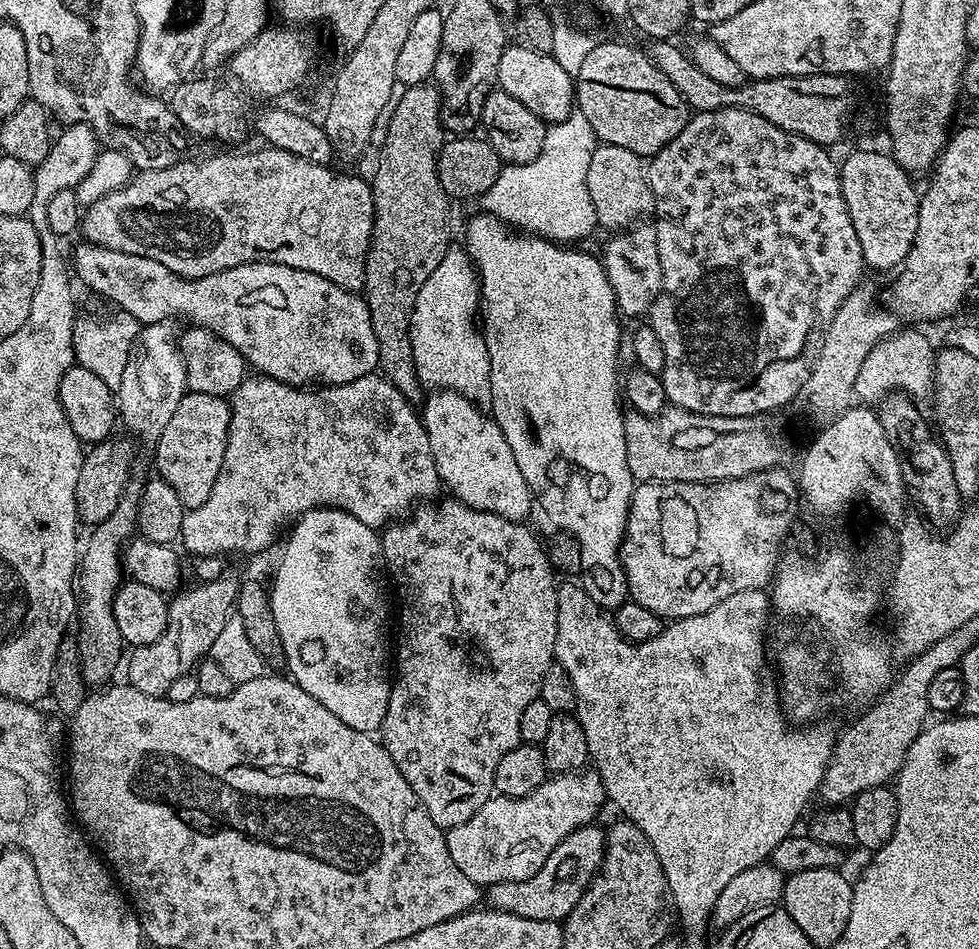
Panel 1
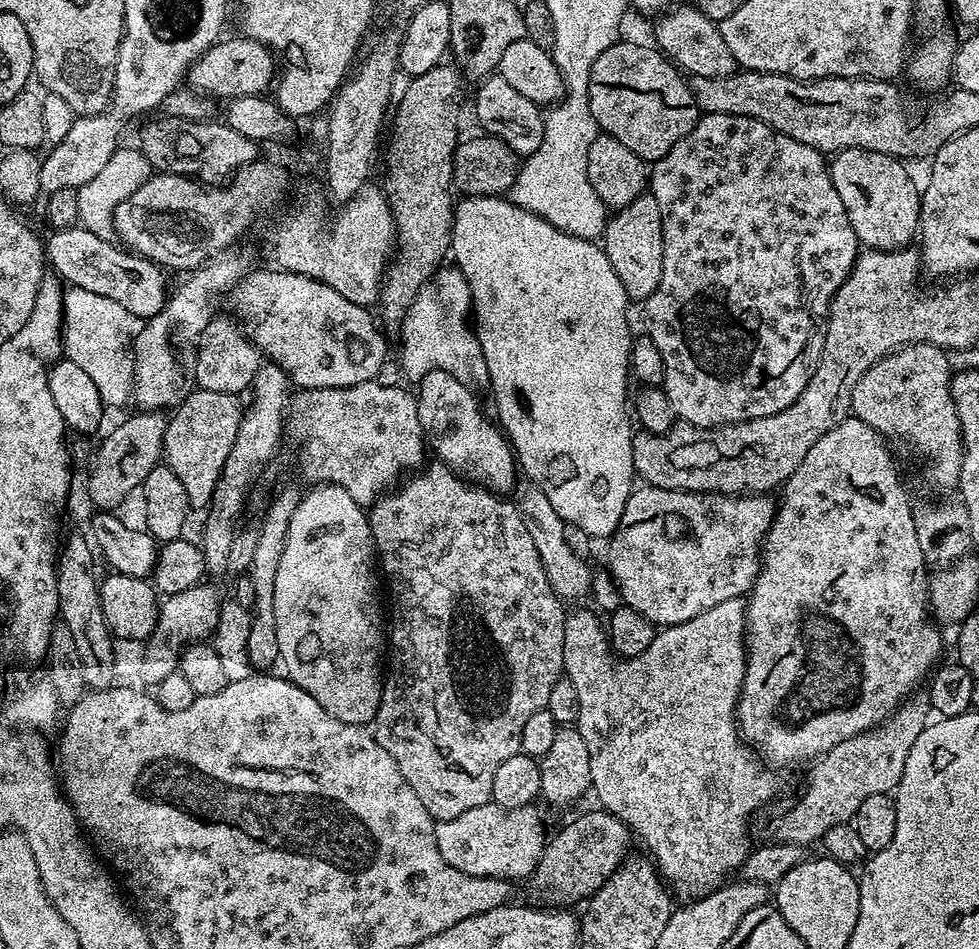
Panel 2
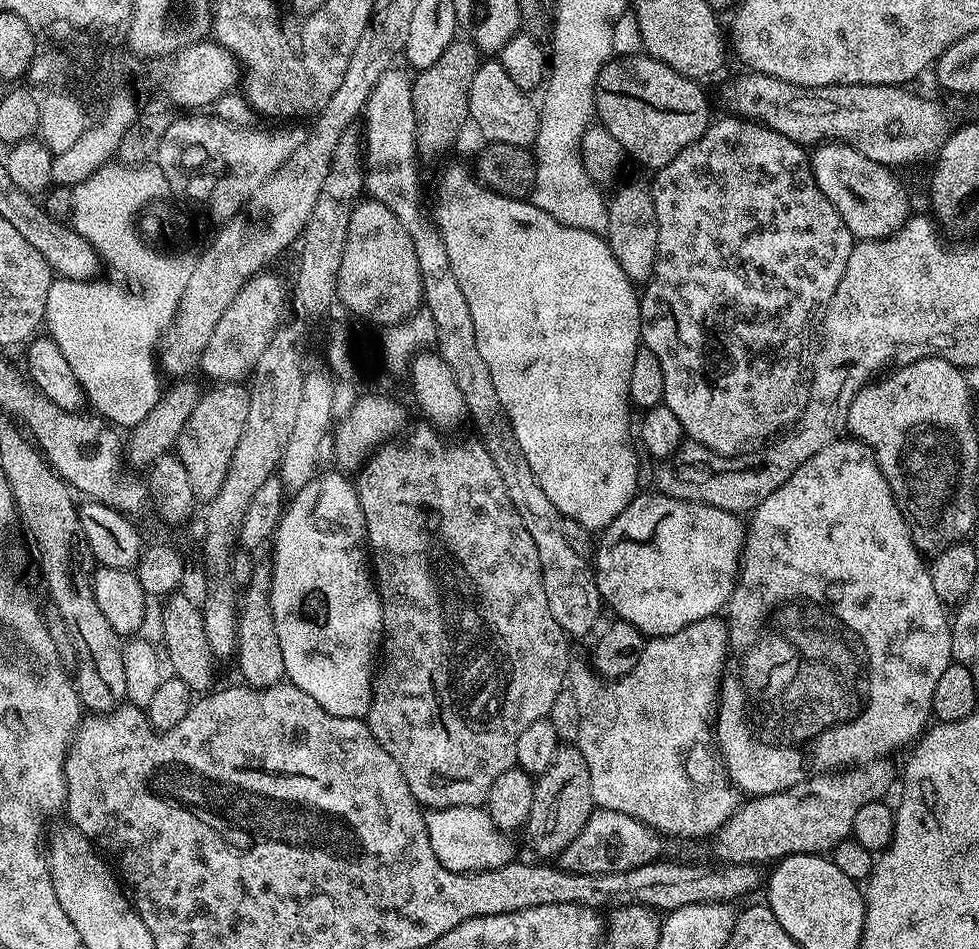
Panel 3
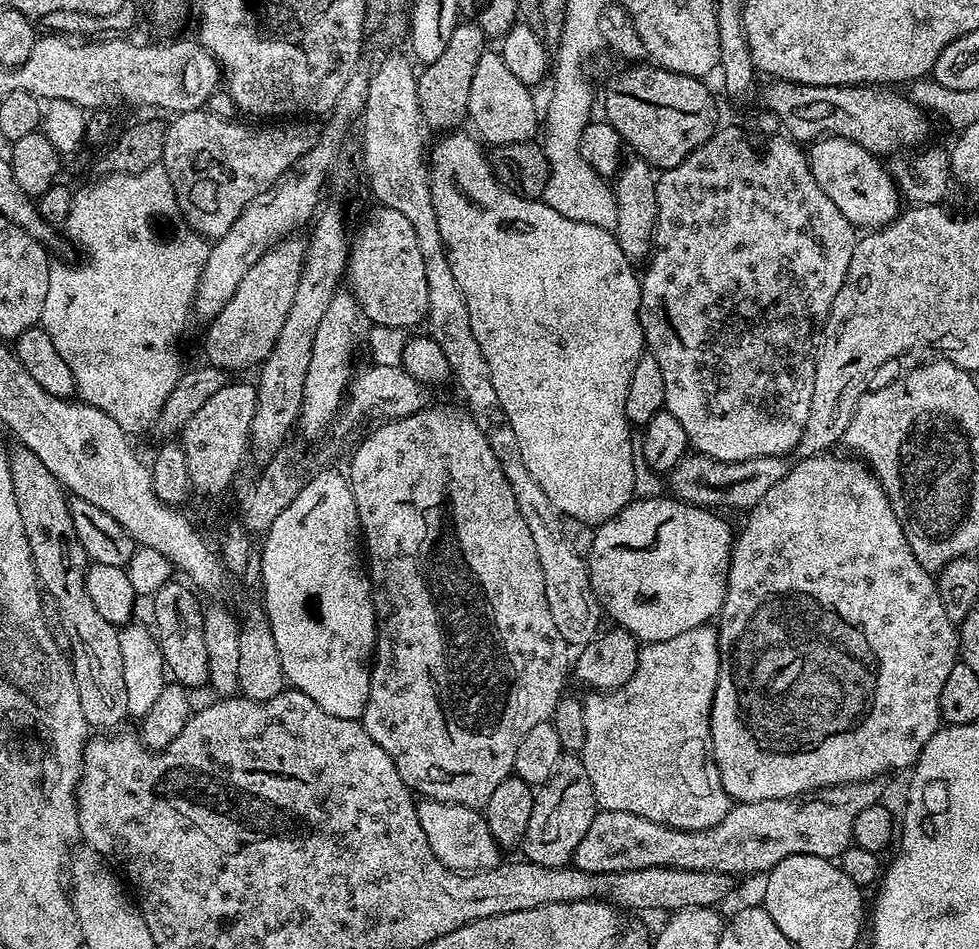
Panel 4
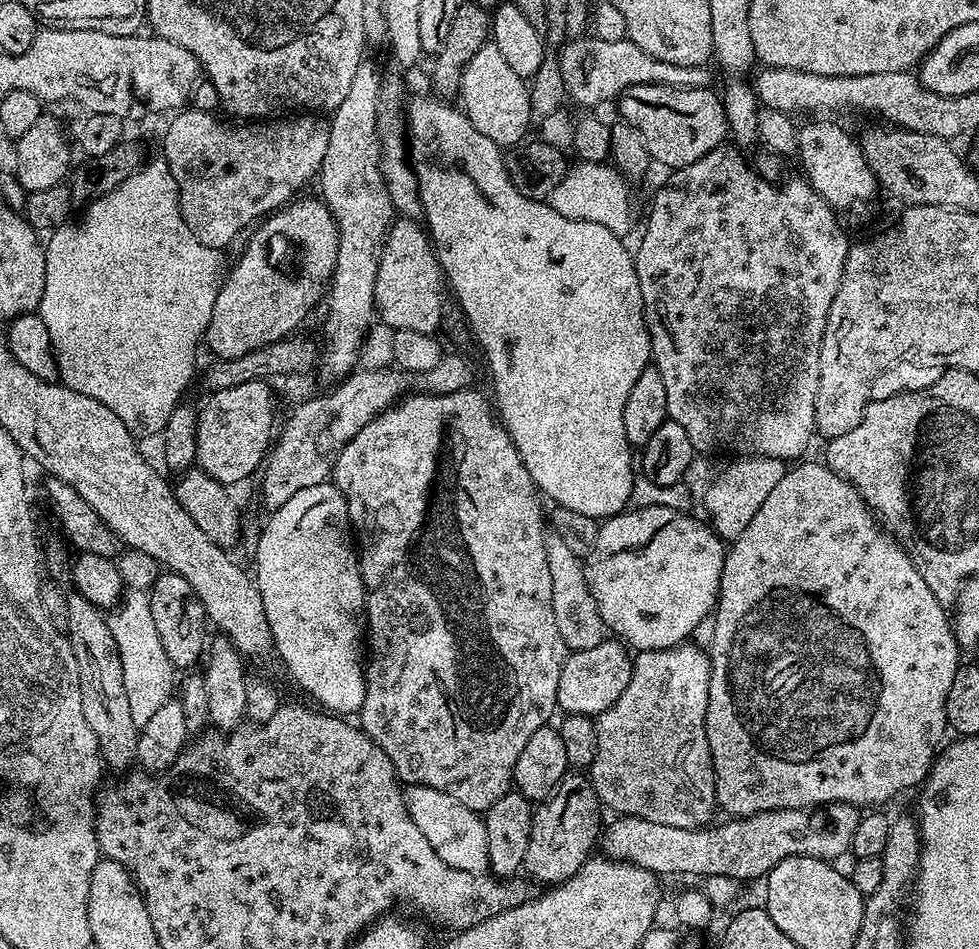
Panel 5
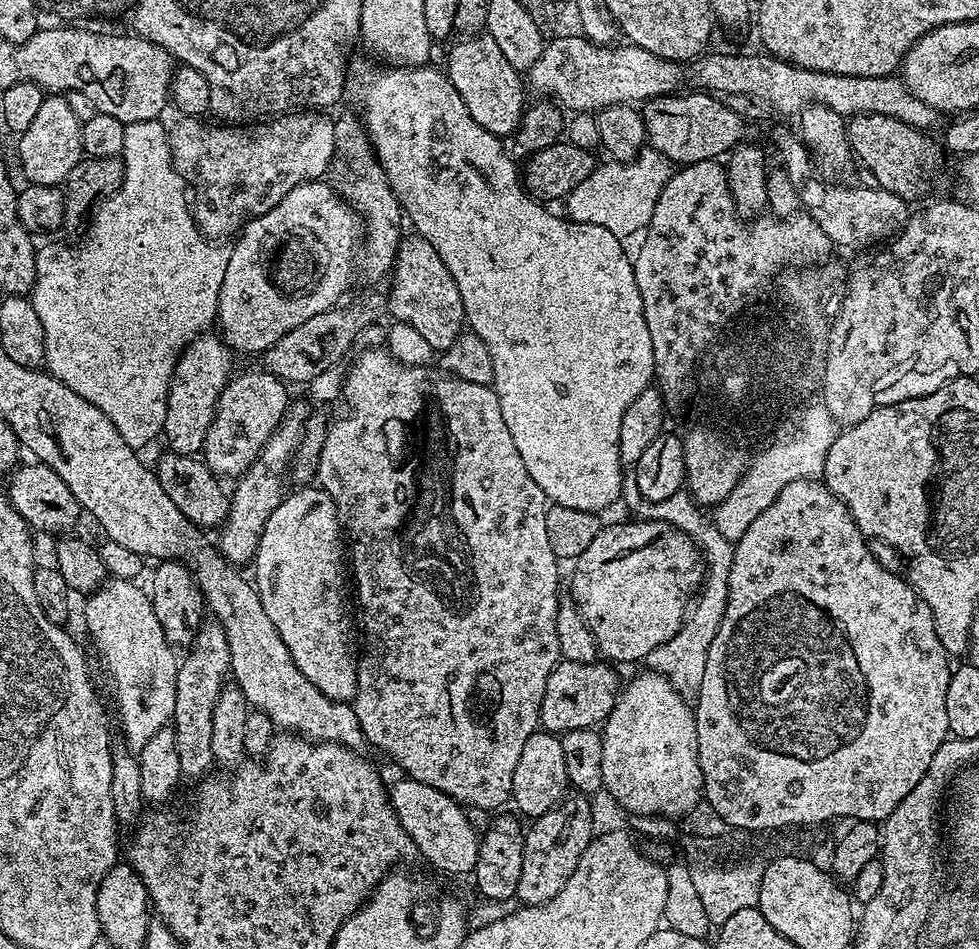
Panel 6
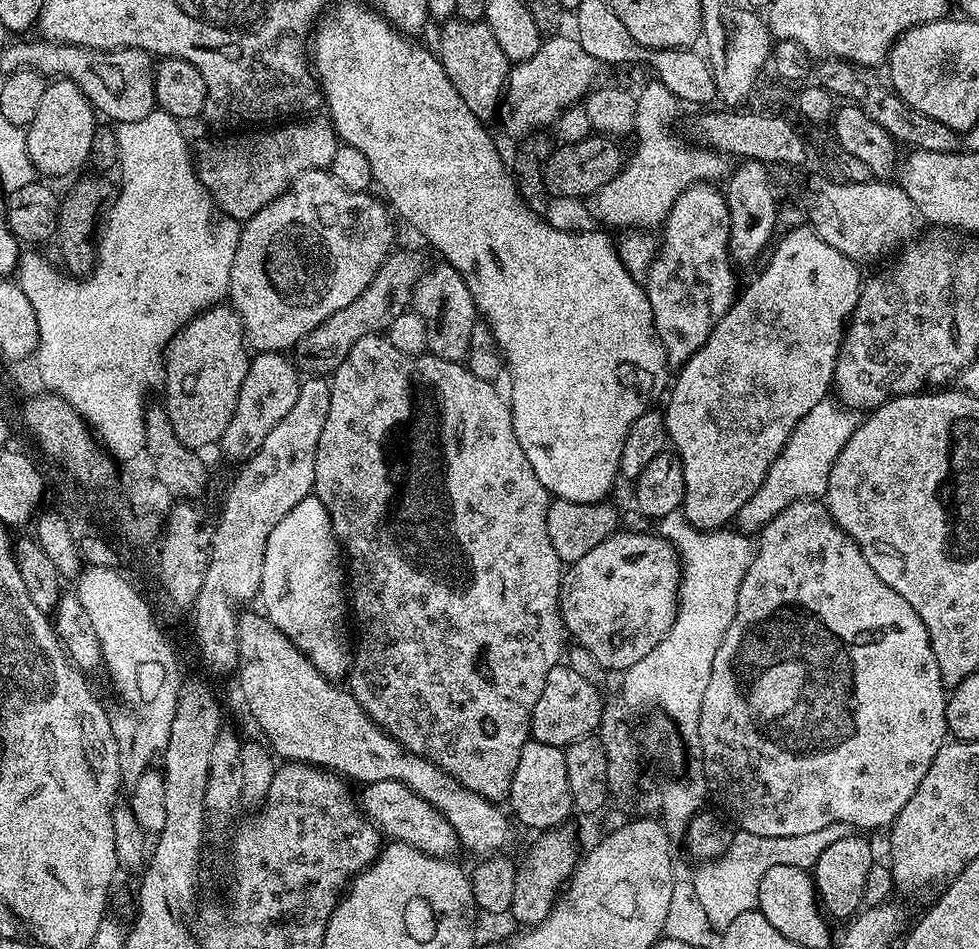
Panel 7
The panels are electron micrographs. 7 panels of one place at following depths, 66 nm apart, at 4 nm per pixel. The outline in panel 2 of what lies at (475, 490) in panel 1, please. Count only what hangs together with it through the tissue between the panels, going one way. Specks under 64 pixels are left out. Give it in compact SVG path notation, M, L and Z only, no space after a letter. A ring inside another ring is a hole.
M434 370L425 374L418 381L418 388L420 388L420 392L415 393L418 418L424 427L424 434L431 451L433 448L440 455L437 456L439 463L447 464L457 476L469 482L475 482L487 488L489 492L511 493L518 484L518 464L514 459L512 445L509 444L503 431L491 419L488 421L484 417L484 412L480 409L479 402L476 401L475 394L477 395L477 393L469 385L454 378L454 374L446 374L442 370Z

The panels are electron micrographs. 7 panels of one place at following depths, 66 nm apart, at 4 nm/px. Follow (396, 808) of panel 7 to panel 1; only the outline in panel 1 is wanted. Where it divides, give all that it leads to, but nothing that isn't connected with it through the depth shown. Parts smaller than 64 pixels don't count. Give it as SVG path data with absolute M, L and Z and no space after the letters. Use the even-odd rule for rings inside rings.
M595 770L549 775L538 790L522 798L493 794L466 822L447 829L450 858L470 882L481 886L525 880L542 870L542 862L566 834L593 823L603 804L604 787Z

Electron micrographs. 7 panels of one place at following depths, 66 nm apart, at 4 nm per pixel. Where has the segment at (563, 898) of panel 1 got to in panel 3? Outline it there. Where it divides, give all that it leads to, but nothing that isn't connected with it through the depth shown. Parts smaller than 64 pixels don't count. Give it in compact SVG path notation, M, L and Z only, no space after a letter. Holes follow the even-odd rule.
M593 807L590 818L586 818L586 826L582 826L582 830L578 830L578 836L560 852L558 864L565 872L591 876L629 872L661 859L660 843L662 837L659 832L630 818L630 814L618 814L618 810Z

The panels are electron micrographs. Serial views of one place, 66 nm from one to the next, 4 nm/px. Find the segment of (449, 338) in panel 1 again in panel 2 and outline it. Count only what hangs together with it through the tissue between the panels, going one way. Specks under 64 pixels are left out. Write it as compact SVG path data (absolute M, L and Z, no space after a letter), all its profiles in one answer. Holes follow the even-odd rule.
M455 266L441 267L434 279L421 288L398 333L400 364L412 382L418 382L428 372L442 370L446 374L454 374L454 378L466 385L482 390L488 388L488 371L486 358L482 358L482 346L469 321L468 324L464 321L464 315L469 315L471 307L470 286Z

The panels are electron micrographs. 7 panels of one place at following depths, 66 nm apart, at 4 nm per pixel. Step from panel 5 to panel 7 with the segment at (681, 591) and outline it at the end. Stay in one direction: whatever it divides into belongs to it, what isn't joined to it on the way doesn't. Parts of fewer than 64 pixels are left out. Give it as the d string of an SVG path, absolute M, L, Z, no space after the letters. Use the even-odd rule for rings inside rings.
M617 530L590 550L588 554L583 554L582 558L578 558L577 561L567 565L560 582L560 621L564 623L565 633L571 639L573 636L576 639L575 643L592 654L601 667L611 670L613 673L616 671L617 674L623 674L627 672L630 666L634 666L634 662L642 662L642 658L646 658L646 654L650 654L650 650L654 650L654 646L658 646L658 642L662 642L662 638L666 638L666 634L676 616L680 578L680 556L669 540L664 540L663 537L652 532L650 534L648 532L623 532L623 530Z

